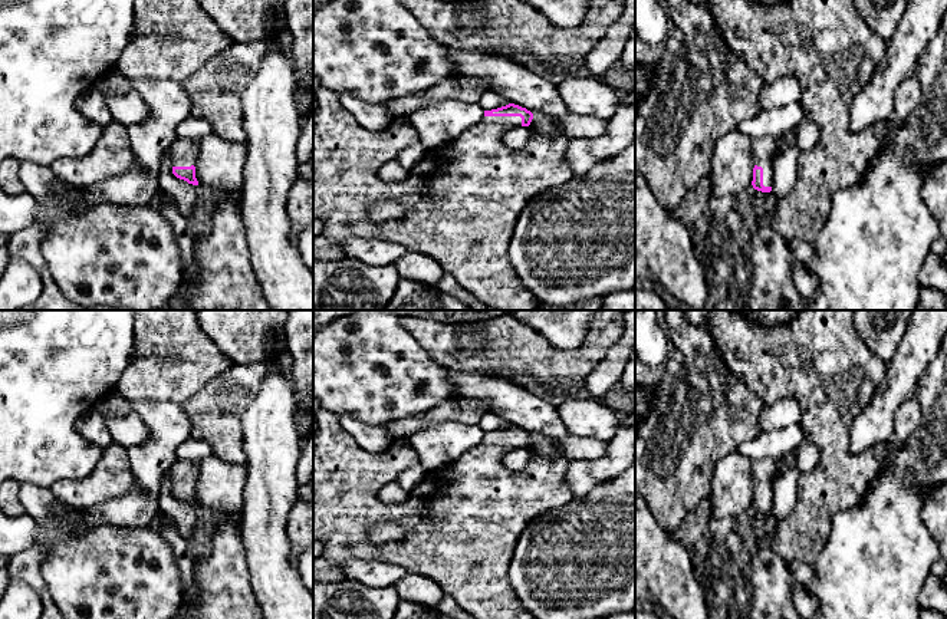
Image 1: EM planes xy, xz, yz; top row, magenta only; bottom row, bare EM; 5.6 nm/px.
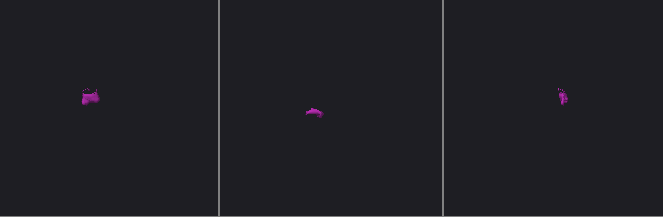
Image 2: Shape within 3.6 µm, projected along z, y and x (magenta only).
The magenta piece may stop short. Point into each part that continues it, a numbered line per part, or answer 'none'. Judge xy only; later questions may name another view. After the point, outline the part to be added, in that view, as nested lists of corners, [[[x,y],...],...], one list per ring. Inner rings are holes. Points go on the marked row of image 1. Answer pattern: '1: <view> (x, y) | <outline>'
1: xy (183, 151) | [[[175,138],[172,142],[171,152],[171,165],[172,167],[191,167],[197,161],[197,139],[191,138]]]

